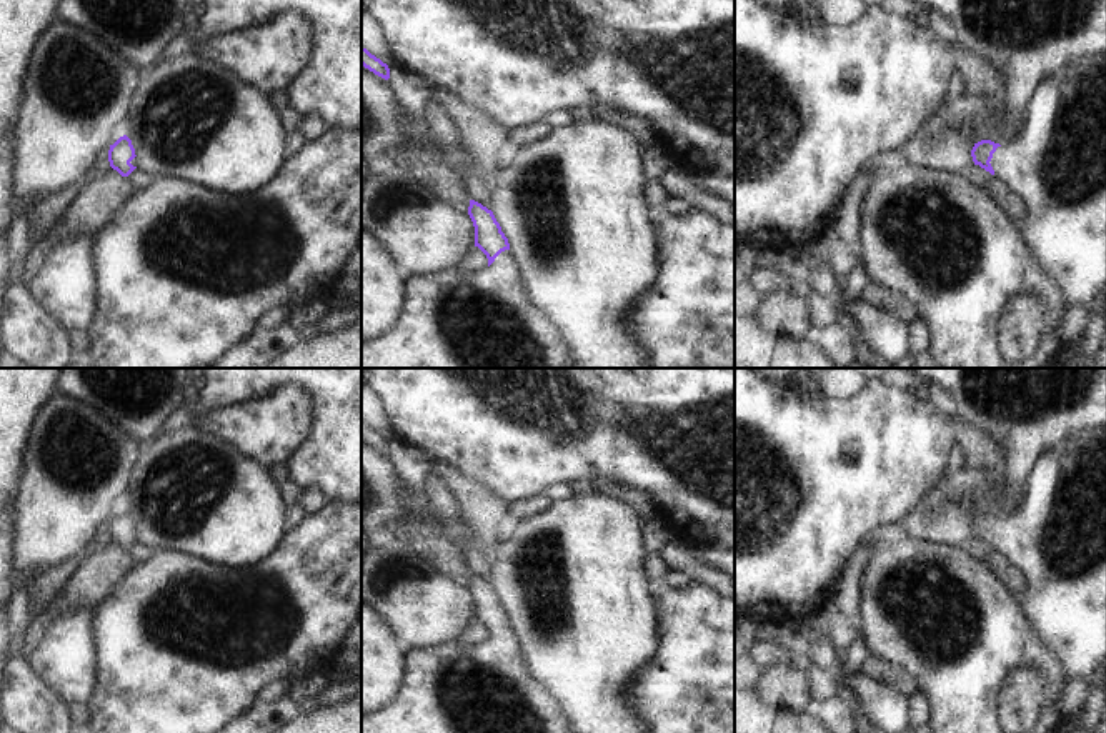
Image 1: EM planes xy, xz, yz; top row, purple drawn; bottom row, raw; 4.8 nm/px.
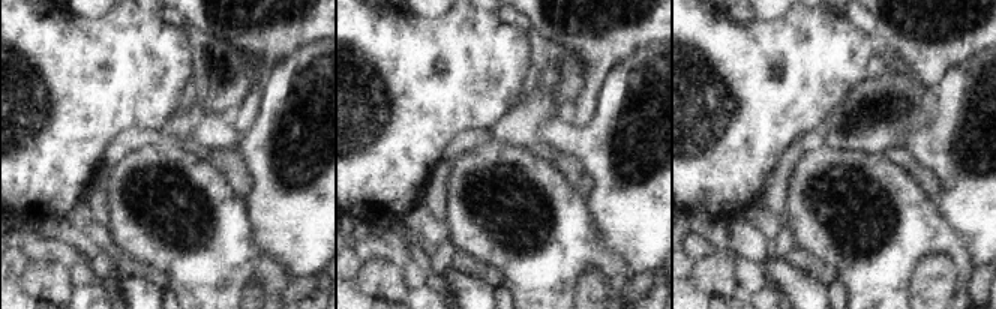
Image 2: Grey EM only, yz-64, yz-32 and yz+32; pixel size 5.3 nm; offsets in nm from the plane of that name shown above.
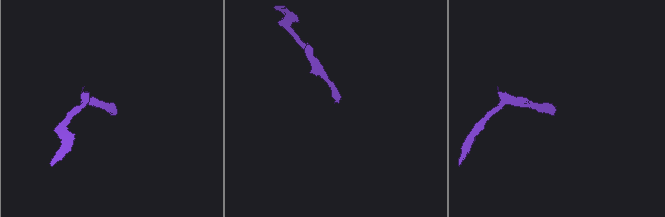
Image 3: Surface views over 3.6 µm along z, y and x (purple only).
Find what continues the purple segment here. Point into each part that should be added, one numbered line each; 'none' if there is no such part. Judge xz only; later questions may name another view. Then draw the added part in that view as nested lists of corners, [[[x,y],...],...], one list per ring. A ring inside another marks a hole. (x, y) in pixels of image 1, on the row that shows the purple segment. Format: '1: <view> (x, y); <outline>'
1: xz (457, 319); [[[511,250],[501,252],[495,262],[483,270],[443,270],[433,275],[408,278],[408,310],[400,323],[385,337],[373,343],[361,345],[361,368],[576,368],[575,353],[563,340],[555,320],[531,298],[528,282],[521,273],[521,265]]]

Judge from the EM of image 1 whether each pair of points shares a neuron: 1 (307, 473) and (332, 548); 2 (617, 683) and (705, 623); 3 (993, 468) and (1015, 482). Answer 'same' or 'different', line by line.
1: different
2: different
3: different

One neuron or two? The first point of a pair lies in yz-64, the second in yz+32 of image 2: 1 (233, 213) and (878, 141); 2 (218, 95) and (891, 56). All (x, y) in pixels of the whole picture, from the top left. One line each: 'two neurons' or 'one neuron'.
1: two neurons
2: one neuron

